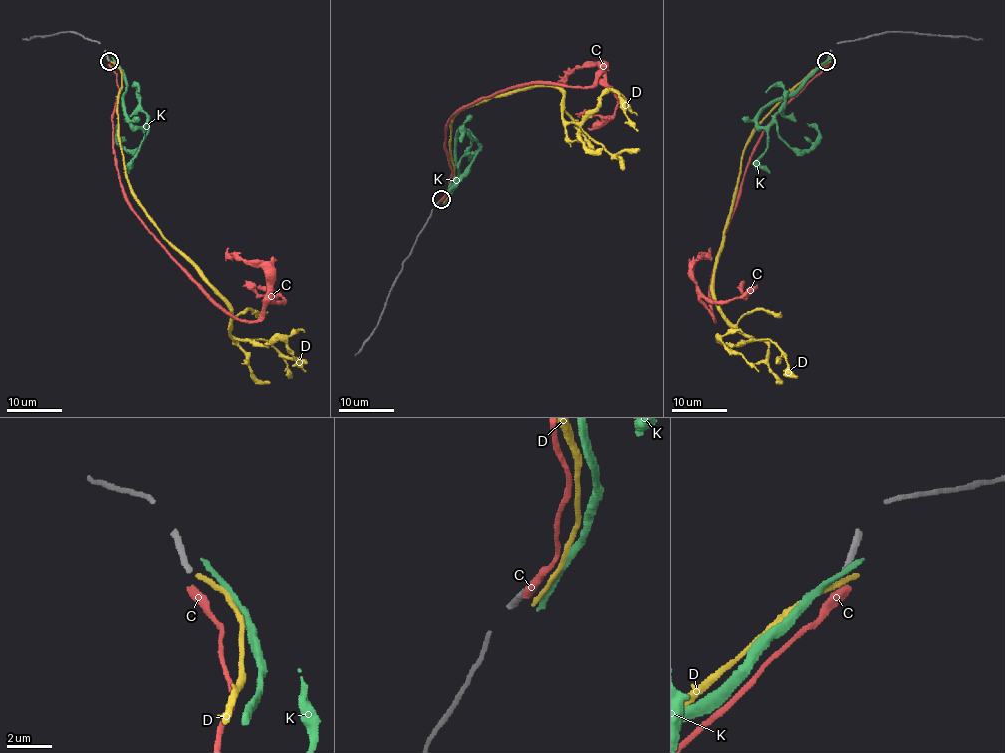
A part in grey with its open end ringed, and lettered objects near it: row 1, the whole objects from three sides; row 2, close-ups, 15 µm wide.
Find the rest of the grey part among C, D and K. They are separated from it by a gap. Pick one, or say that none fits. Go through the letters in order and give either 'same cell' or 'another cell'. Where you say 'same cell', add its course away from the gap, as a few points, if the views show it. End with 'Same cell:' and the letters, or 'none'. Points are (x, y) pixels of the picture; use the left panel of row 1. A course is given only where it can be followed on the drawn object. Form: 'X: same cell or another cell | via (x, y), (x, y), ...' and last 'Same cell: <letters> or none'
C: another cell
D: another cell
K: another cell
Same cell: none

